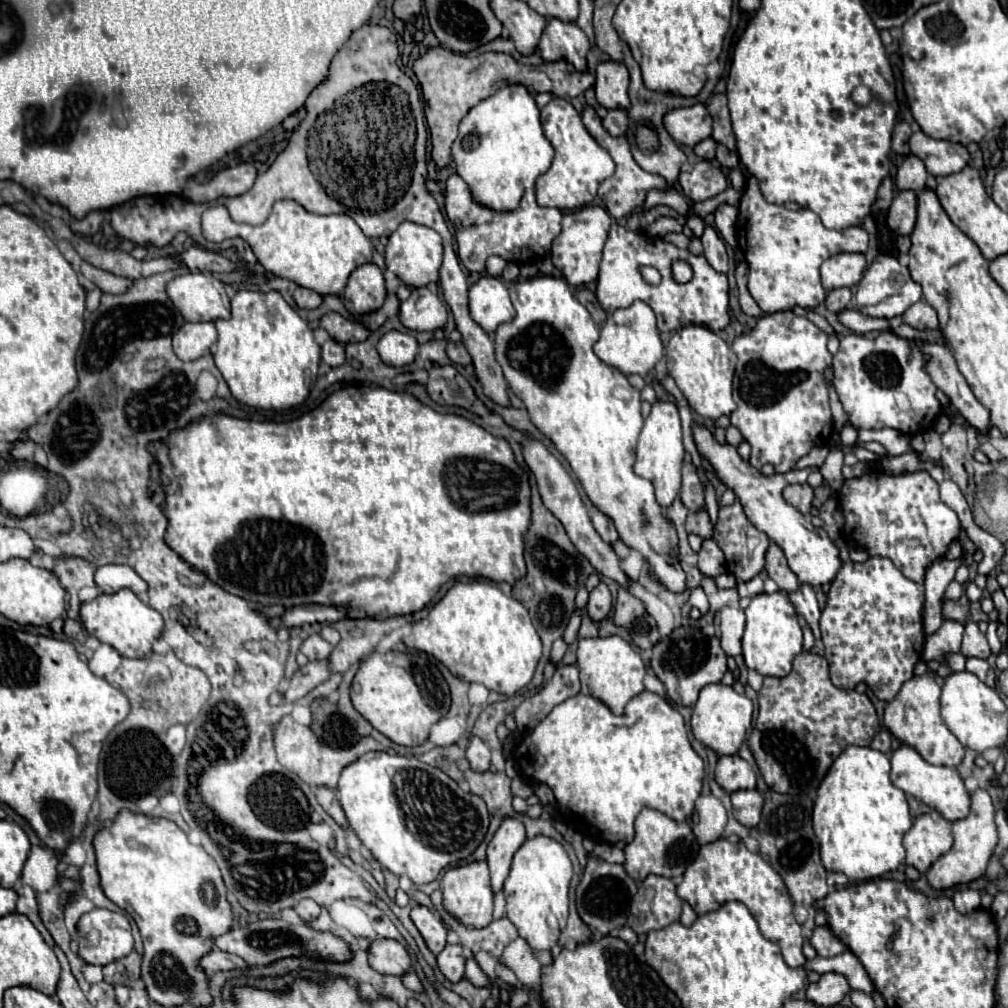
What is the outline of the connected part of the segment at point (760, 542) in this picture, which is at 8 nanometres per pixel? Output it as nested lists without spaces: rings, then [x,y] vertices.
[[[735,499],[733,505],[719,507],[719,521],[715,525],[713,539],[717,541],[717,545],[721,547],[721,551],[725,555],[727,571],[733,573],[735,579],[749,581],[749,579],[753,579],[765,567],[765,553],[767,553],[767,547],[769,547],[771,539],[763,531],[755,529],[749,523],[749,519],[743,513],[743,507],[741,507],[739,499]]]

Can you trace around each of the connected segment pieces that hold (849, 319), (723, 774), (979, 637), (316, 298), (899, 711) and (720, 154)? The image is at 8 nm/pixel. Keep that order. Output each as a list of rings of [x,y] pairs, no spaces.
[[[845,309],[839,313],[839,321],[849,327],[855,333],[867,333],[867,331],[893,331],[895,323],[889,319],[873,319],[867,317],[855,309]]]
[[[739,755],[719,757],[715,767],[715,779],[727,793],[739,789],[755,789],[755,771]]]
[[[973,621],[965,623],[961,655],[965,655],[965,657],[979,657],[979,659],[987,659],[991,655],[991,649],[989,649],[989,643],[987,643],[985,635],[979,631],[977,623],[973,623]]]
[[[297,287],[293,291],[293,299],[295,299],[297,307],[301,307],[301,309],[317,309],[323,301],[323,297],[319,293],[315,293],[311,289],[303,289],[303,287]]]
[[[929,669],[925,675],[913,677],[901,687],[899,695],[885,707],[883,723],[903,745],[915,747],[915,751],[923,759],[927,759],[927,763],[957,767],[965,757],[965,747],[947,729],[939,711],[939,695],[941,695],[941,687],[935,681],[935,673]]]
[[[721,143],[717,145],[717,161],[719,161],[723,167],[729,167],[729,169],[739,167],[739,155],[737,155],[737,151],[729,151],[729,149],[723,147]]]

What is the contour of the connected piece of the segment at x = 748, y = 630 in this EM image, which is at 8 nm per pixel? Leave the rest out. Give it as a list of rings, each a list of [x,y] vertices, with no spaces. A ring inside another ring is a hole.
[[[777,591],[773,595],[761,593],[755,595],[745,609],[747,615],[747,625],[745,625],[745,635],[743,635],[743,657],[745,665],[749,669],[755,669],[761,675],[773,675],[773,677],[783,677],[791,671],[793,659],[801,653],[803,645],[803,633],[801,625],[797,621],[797,613],[787,597],[787,593]]]

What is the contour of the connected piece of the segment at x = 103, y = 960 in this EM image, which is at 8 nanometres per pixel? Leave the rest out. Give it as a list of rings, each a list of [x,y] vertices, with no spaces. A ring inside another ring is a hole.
[[[93,909],[85,913],[77,923],[77,933],[87,935],[97,929],[101,939],[97,945],[81,945],[79,955],[91,965],[107,965],[111,961],[123,959],[133,951],[131,923],[123,913],[113,913],[107,909]]]

